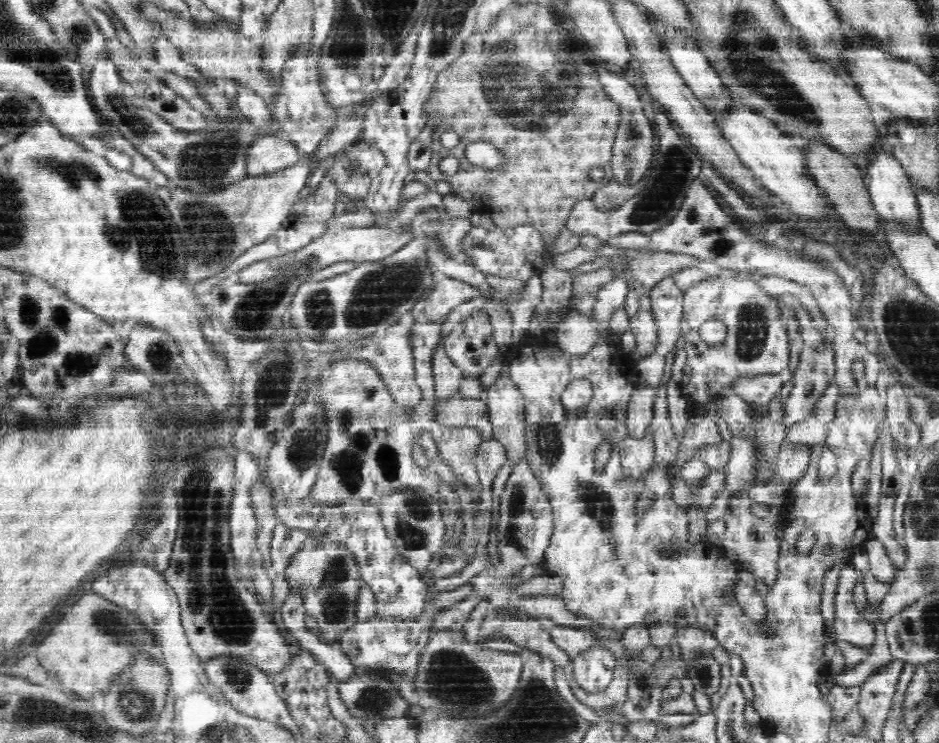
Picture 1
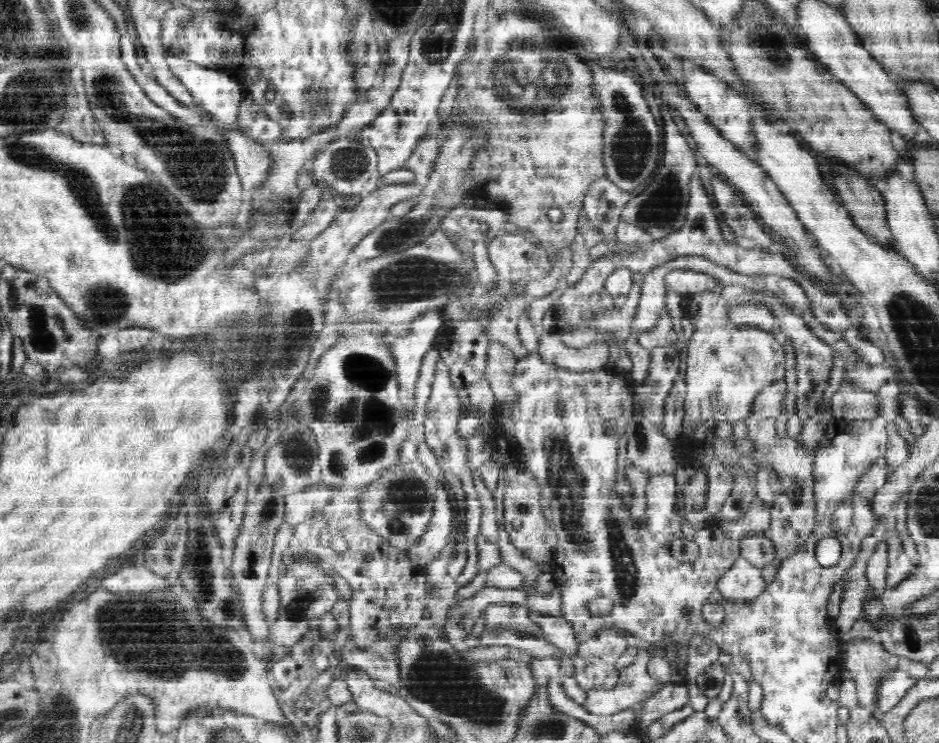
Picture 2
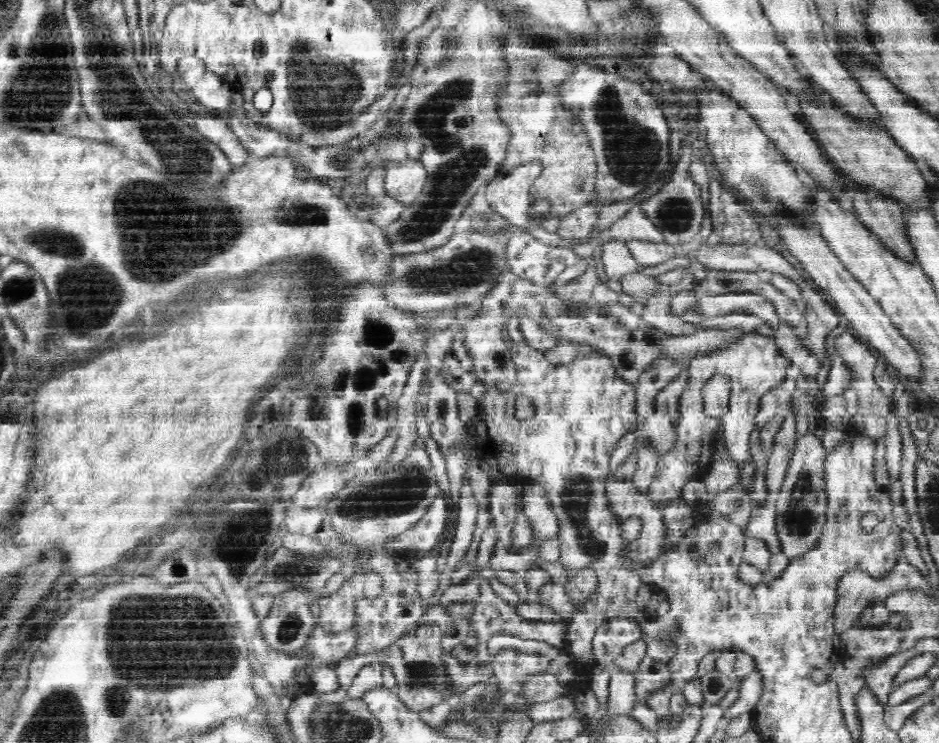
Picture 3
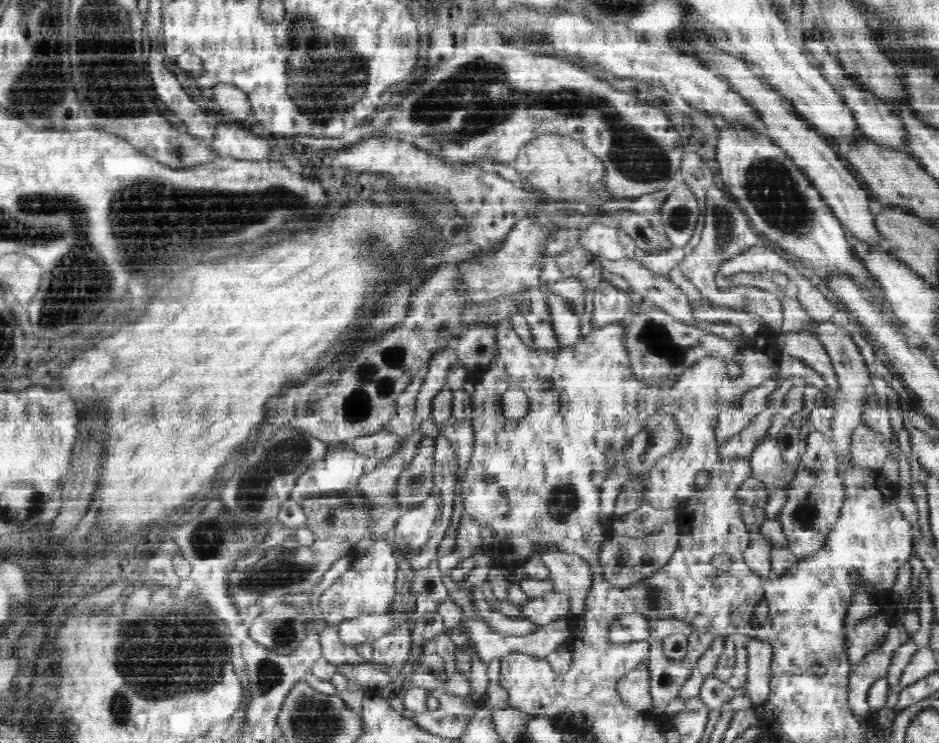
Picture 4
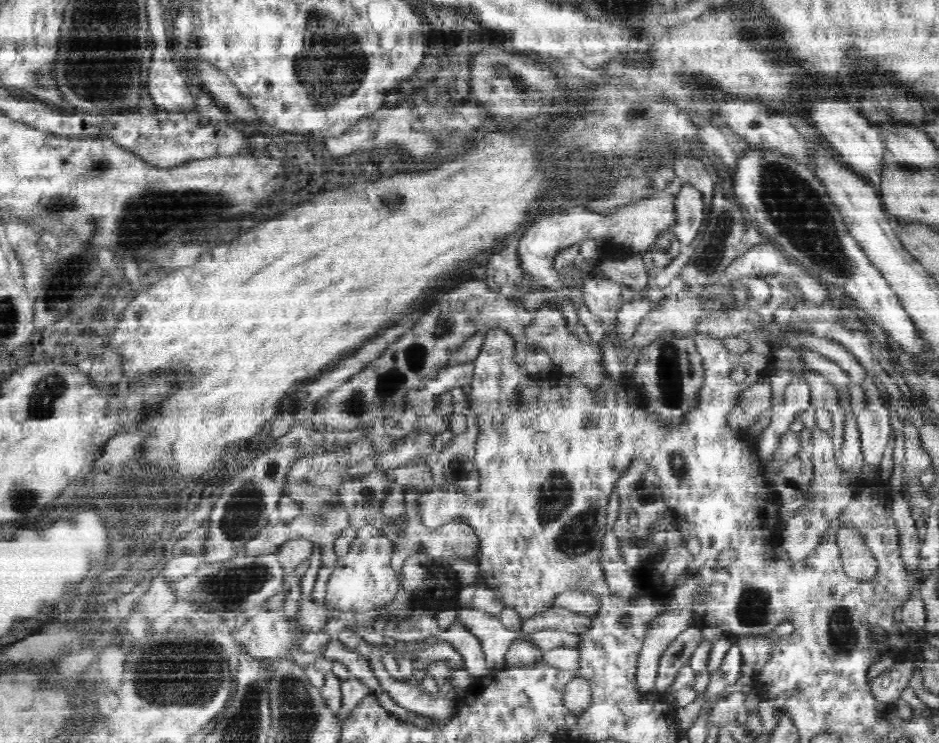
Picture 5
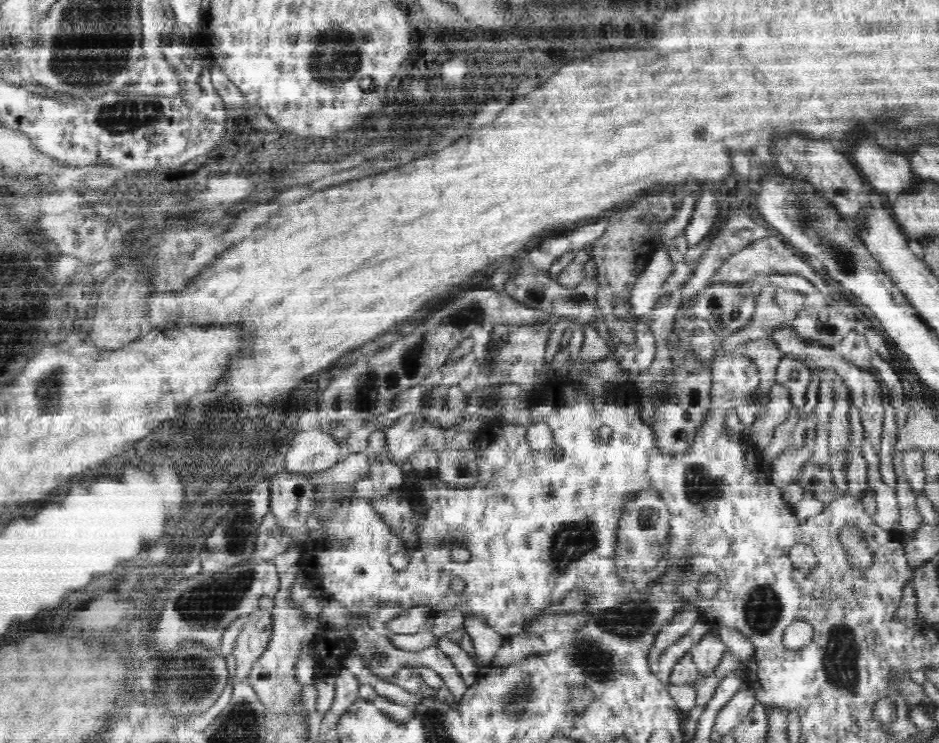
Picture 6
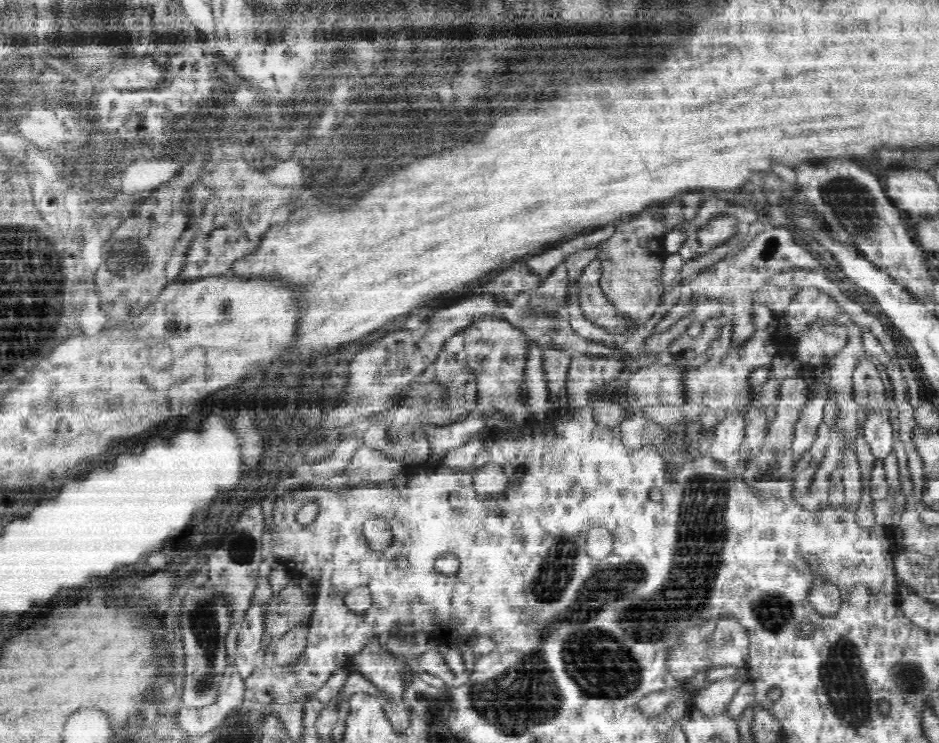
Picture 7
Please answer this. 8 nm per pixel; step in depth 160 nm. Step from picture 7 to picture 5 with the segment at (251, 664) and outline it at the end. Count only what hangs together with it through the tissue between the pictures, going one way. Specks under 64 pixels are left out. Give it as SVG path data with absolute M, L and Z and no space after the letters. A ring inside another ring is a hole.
M258 612L236 634L236 642L247 658L273 658L288 650L288 622L274 612Z

